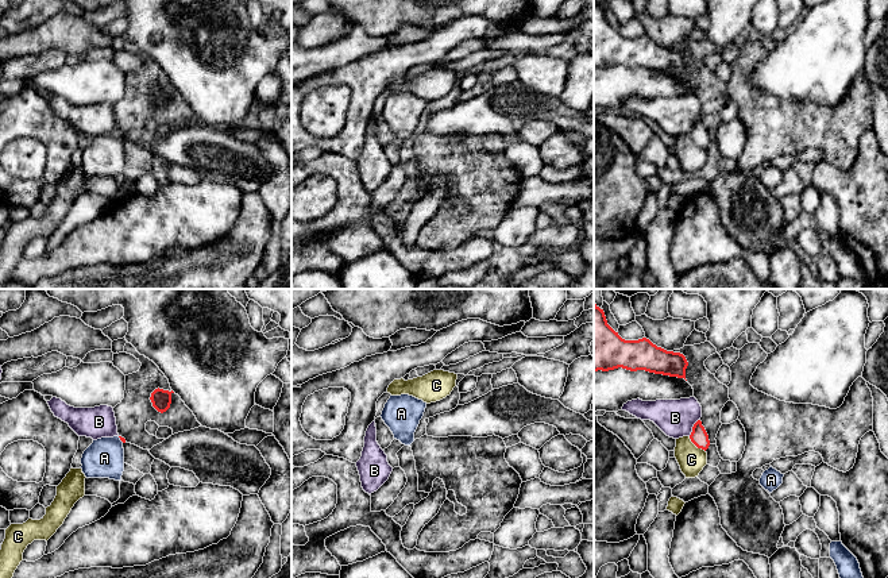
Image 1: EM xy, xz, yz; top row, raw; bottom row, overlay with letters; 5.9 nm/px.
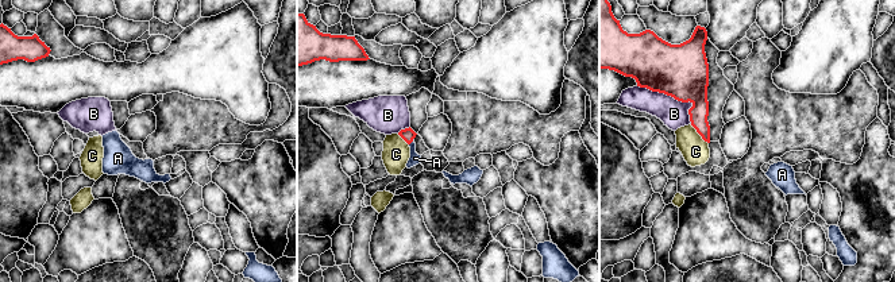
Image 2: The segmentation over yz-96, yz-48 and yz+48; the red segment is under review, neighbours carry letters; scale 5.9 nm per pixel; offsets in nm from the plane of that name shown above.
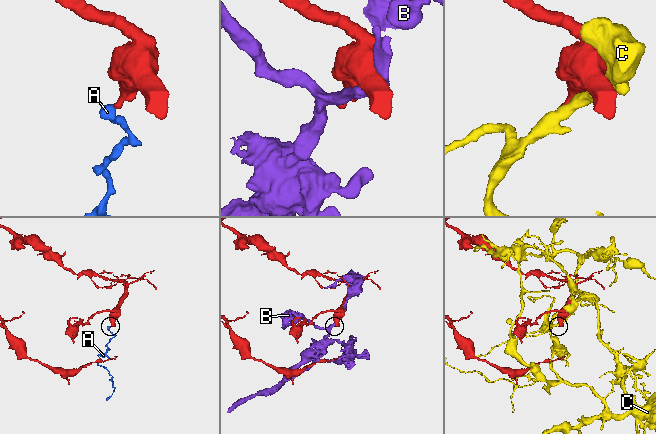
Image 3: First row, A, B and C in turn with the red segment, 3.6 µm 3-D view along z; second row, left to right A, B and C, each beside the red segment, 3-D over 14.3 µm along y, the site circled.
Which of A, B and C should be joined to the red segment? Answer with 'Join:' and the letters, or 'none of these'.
Join: A

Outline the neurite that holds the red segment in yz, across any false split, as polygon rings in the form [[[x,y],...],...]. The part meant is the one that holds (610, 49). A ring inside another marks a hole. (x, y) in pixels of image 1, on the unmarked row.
[[[594,0],[594,69],[618,65],[686,77],[688,59],[680,50],[667,49],[649,36],[625,38],[606,18],[603,7]]]

